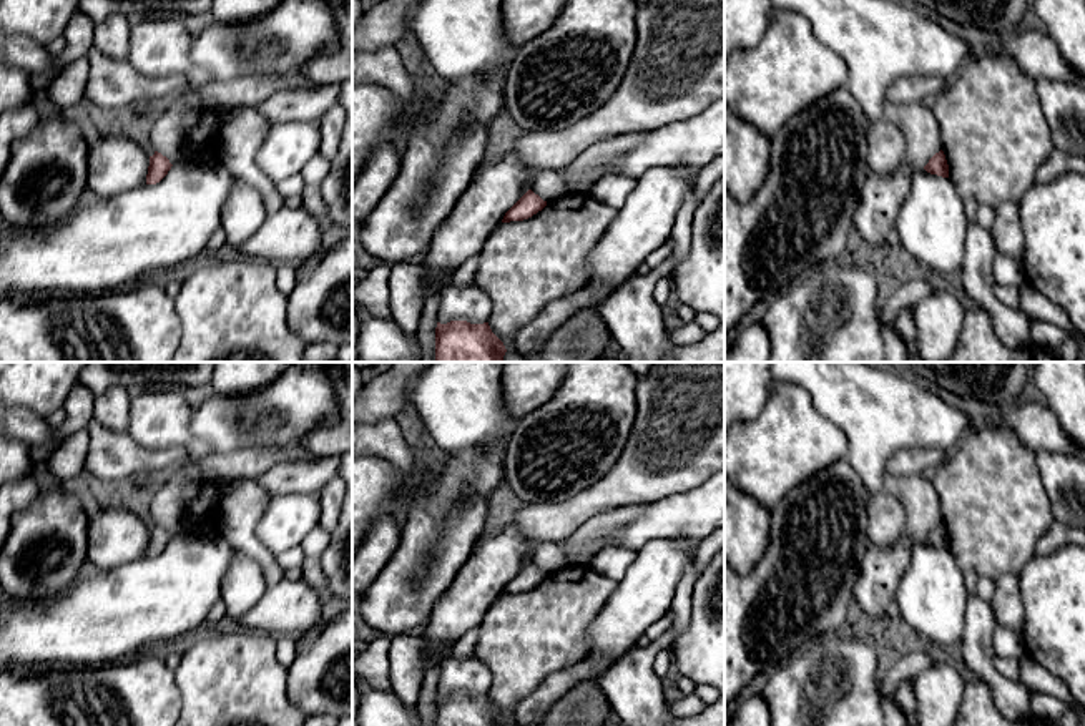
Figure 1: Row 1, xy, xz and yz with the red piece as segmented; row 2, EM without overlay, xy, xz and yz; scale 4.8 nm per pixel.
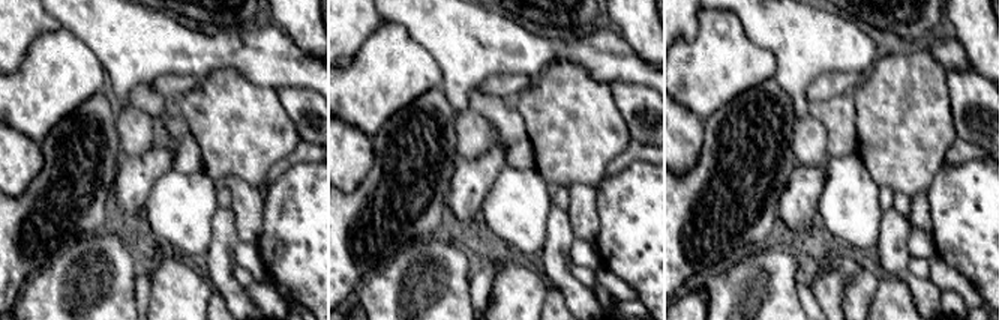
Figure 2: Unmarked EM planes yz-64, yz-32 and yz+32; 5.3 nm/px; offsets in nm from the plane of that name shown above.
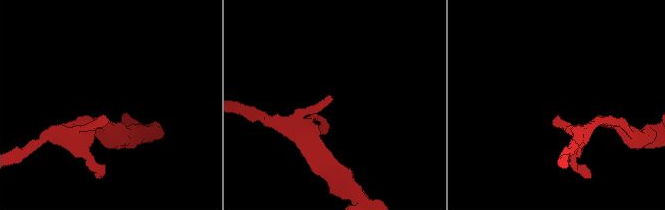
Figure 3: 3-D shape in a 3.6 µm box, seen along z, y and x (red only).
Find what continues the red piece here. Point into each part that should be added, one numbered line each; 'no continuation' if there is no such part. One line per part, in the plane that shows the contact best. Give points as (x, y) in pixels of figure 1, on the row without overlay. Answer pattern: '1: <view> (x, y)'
no continuation

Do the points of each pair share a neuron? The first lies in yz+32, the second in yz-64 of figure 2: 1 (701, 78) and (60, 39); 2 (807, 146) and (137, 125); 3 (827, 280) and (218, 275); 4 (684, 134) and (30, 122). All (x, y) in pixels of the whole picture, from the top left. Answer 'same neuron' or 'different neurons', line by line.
1: same neuron
2: same neuron
3: different neurons
4: different neurons

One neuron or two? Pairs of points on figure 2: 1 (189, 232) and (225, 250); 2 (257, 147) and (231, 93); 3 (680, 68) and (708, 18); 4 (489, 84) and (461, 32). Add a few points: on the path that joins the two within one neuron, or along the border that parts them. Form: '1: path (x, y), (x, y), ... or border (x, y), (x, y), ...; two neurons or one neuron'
1: border (218, 208), (212, 223), (212, 242), (206, 253); two neurons
2: path (243, 134), (231, 119), (231, 107); one neuron
3: path (692, 56), (708, 39), (708, 30); one neuron
4: border (521, 74), (491, 74), (476, 87); two neurons

